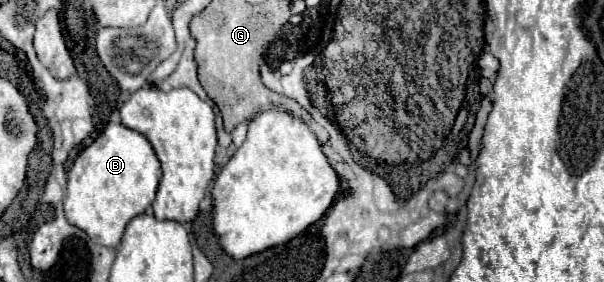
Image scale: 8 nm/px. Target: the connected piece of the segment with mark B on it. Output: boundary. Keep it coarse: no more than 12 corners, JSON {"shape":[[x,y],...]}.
{"shape":[[108,123],[68,171],[66,219],[118,247],[162,177],[148,139]]}

